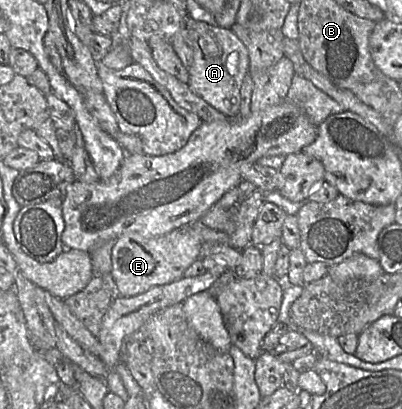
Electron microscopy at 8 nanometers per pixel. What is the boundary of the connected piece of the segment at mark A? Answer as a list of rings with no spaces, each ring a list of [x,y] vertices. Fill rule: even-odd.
[[[188,16],[185,29],[190,33],[194,50],[193,62],[188,69],[190,89],[226,117],[237,116],[241,100],[240,89],[249,72],[247,47],[231,28],[210,25]]]

